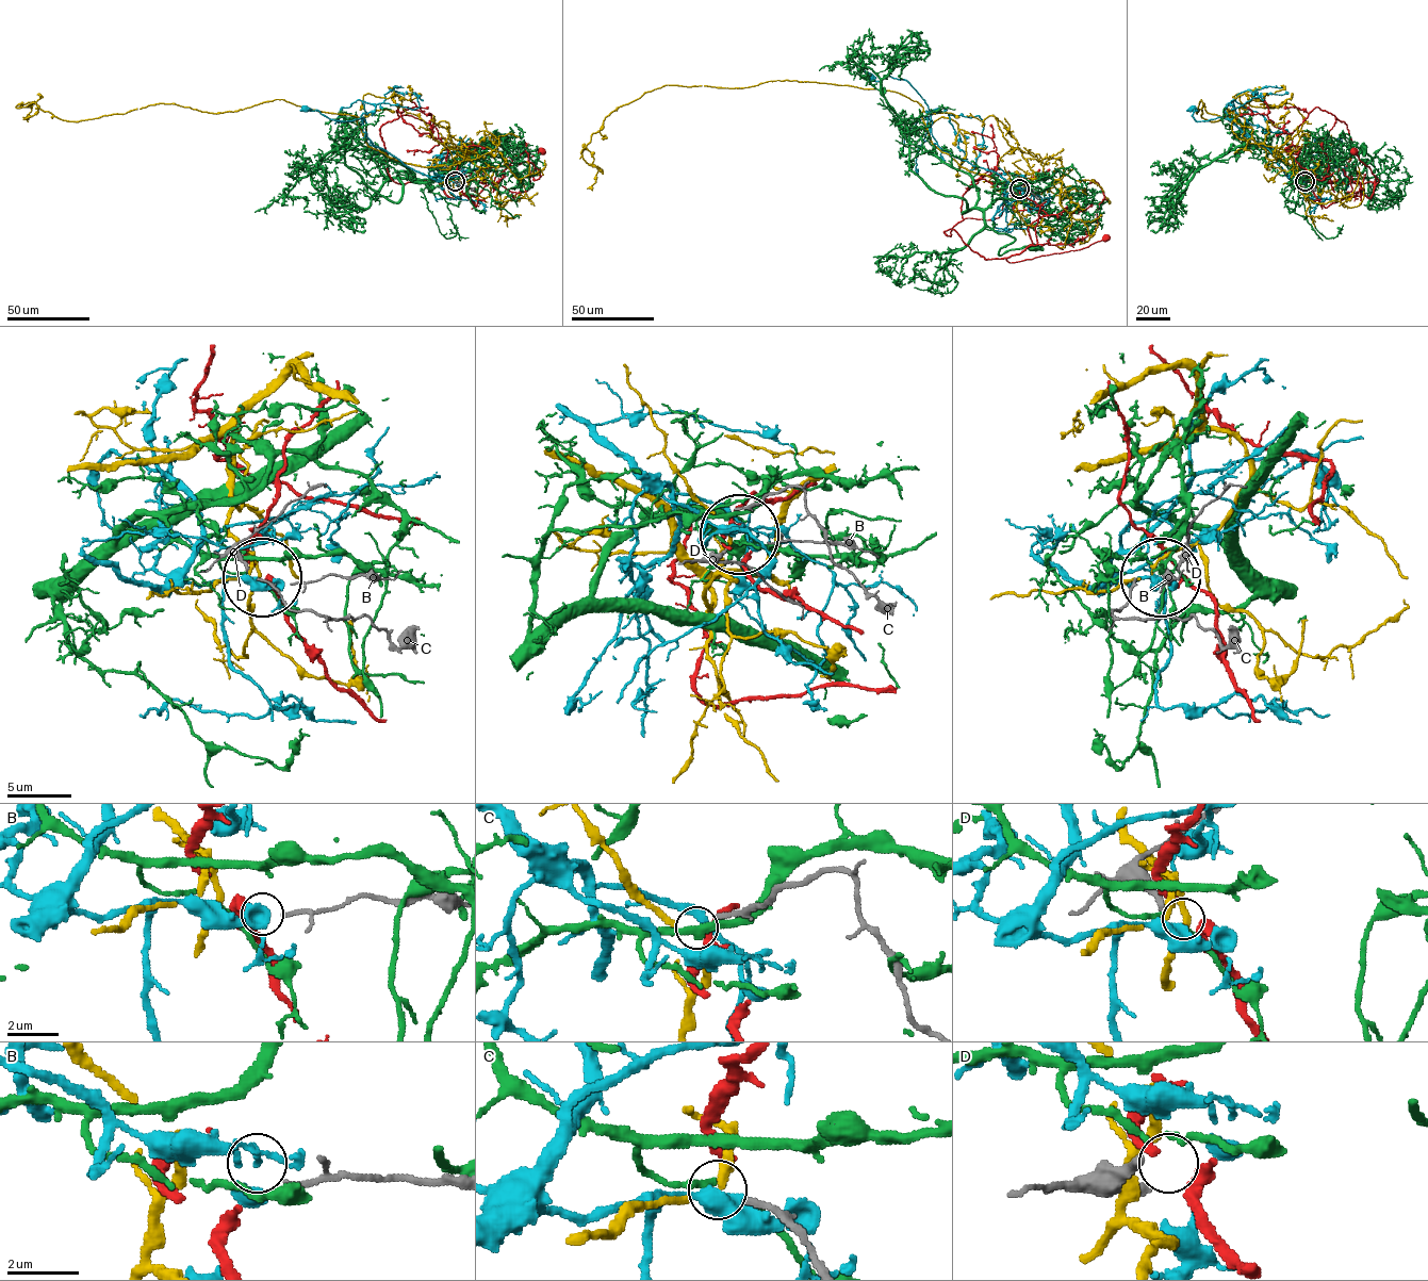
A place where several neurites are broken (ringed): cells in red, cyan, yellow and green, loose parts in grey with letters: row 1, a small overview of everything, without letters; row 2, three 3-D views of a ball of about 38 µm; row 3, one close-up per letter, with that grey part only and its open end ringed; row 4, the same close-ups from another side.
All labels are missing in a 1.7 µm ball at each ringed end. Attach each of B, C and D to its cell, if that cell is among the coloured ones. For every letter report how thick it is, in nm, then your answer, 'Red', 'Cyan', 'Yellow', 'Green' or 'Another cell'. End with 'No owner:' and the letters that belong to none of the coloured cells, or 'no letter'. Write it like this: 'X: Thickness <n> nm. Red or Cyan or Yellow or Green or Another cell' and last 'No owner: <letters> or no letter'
B: Thickness 150 nm. Cyan
C: Thickness 180 nm. Yellow
D: Thickness 280 nm. Another cell
No owner: D

